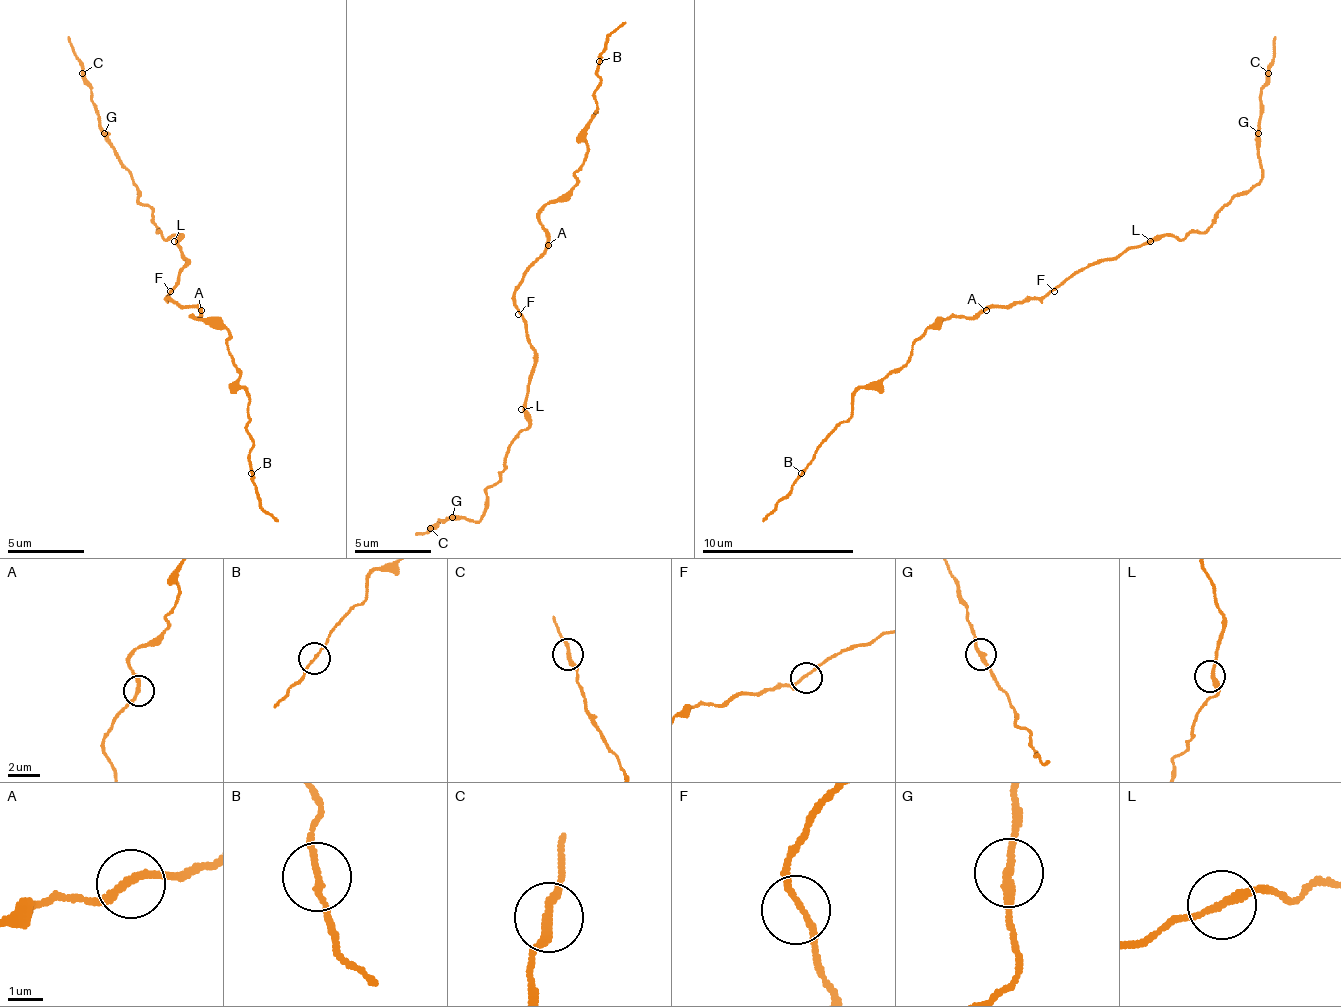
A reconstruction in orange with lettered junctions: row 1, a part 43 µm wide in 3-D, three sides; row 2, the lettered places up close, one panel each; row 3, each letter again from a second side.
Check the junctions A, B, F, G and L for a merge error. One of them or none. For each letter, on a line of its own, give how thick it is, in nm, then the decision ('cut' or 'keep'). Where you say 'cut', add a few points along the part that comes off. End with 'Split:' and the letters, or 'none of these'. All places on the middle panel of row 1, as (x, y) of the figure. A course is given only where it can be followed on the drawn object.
A: calibre 240 nm; keep
B: calibre 150 nm; keep
F: calibre 160 nm; keep
G: calibre 240 nm; keep
L: calibre 240 nm; keep
Split: none of these

